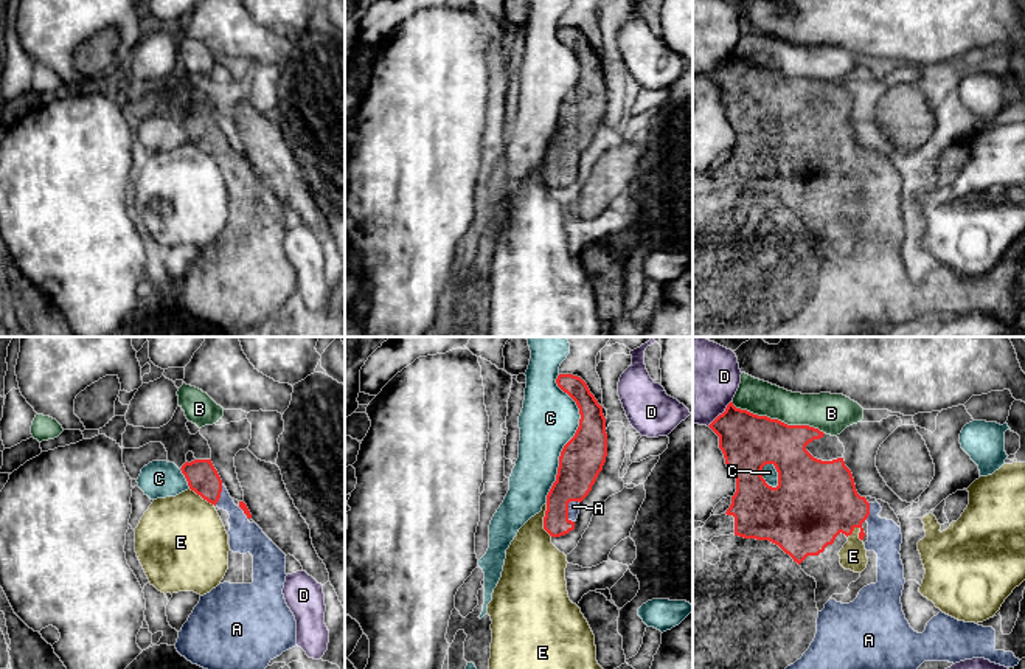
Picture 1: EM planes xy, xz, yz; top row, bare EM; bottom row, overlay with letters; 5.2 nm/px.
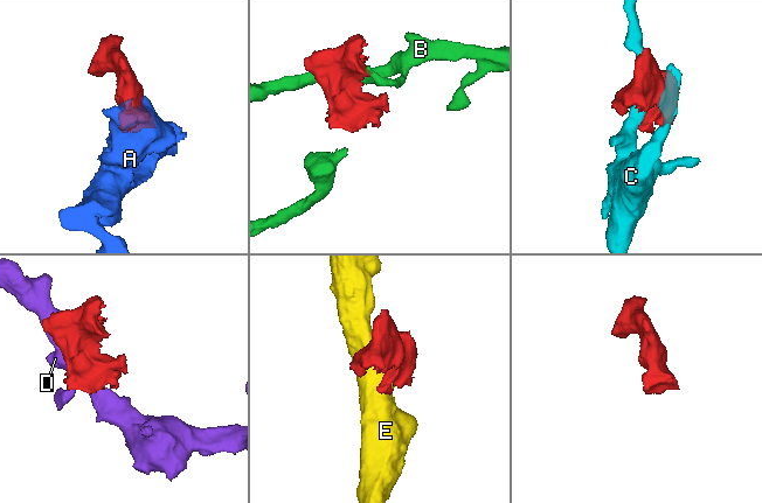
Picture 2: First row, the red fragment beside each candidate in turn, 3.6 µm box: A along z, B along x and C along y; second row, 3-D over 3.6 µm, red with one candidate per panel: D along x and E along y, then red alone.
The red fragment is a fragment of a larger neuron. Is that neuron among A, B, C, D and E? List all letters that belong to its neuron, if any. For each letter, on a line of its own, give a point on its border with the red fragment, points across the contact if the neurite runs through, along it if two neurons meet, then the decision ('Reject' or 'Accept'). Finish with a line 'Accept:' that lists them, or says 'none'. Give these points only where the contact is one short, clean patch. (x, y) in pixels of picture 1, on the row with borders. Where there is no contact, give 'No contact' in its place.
A: Touches red at xz (567, 508). Accept
B: Touches red at yz (777, 419). Reject
C: Touches red at xz (572, 438). Reject
D: Touches red at yz (719, 415). Reject
E: Touches red at xz (544, 520). Reject
Accept: A

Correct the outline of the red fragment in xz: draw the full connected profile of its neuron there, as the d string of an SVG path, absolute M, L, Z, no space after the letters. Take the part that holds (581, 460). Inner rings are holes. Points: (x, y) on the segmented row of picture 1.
M559 374L556 383L576 402L581 419L575 436L561 452L556 481L547 495L544 529L551 537L575 529L568 503L581 503L589 495L607 456L606 418L587 383L573 374Z

